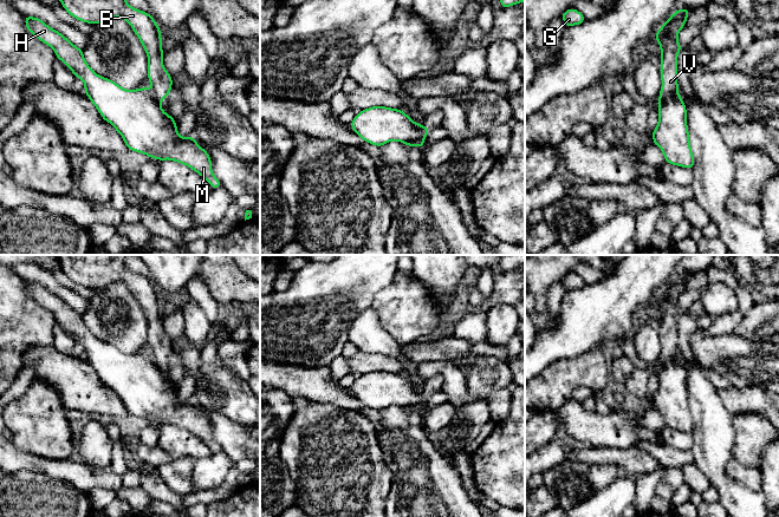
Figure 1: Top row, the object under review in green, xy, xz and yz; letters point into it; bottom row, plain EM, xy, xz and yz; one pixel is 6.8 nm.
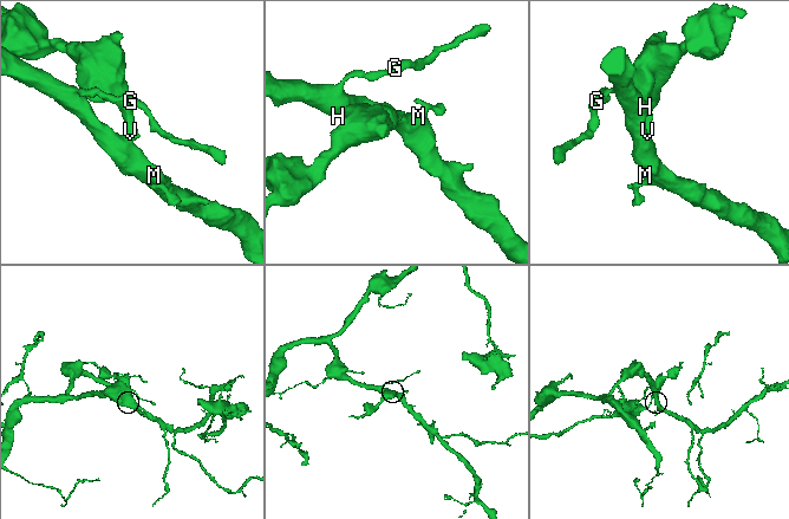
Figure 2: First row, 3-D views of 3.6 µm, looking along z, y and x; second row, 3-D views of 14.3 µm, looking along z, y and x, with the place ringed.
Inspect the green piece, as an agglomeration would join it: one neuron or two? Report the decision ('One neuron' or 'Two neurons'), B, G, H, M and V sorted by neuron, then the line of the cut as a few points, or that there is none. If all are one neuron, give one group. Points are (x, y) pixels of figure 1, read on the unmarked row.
Two neurons. Groups: B V / G H M. Split along yz (677, 357), (660, 364)

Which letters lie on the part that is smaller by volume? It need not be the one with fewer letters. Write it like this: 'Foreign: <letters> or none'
Foreign: B, V

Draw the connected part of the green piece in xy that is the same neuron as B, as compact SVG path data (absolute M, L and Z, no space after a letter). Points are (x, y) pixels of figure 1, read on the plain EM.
M56 255L65 275L86 288L104 288L113 282L129 287L148 320L148 345L158 365L168 361L173 342L163 329L161 294L150 277L131 271L125 260L132 255Z

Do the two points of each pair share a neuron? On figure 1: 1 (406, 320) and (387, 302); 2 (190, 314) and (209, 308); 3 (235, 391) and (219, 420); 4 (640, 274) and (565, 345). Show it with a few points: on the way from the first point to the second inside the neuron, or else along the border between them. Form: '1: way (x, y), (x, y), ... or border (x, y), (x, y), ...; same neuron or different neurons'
1: way (401, 315), (391, 306); same neuron
2: border (192, 298), (205, 312), (212, 325); different neurons
3: border (198, 405), (220, 412), (247, 427); different neurons
4: way (621, 293), (584, 326); same neuron

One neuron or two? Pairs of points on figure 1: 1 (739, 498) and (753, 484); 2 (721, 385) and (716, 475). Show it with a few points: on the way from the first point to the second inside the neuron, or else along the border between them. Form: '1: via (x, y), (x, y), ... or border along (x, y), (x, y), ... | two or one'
1: border along (726, 472), (742, 485), (760, 492) | two
2: border along (703, 370), (707, 378), (720, 392) | two

